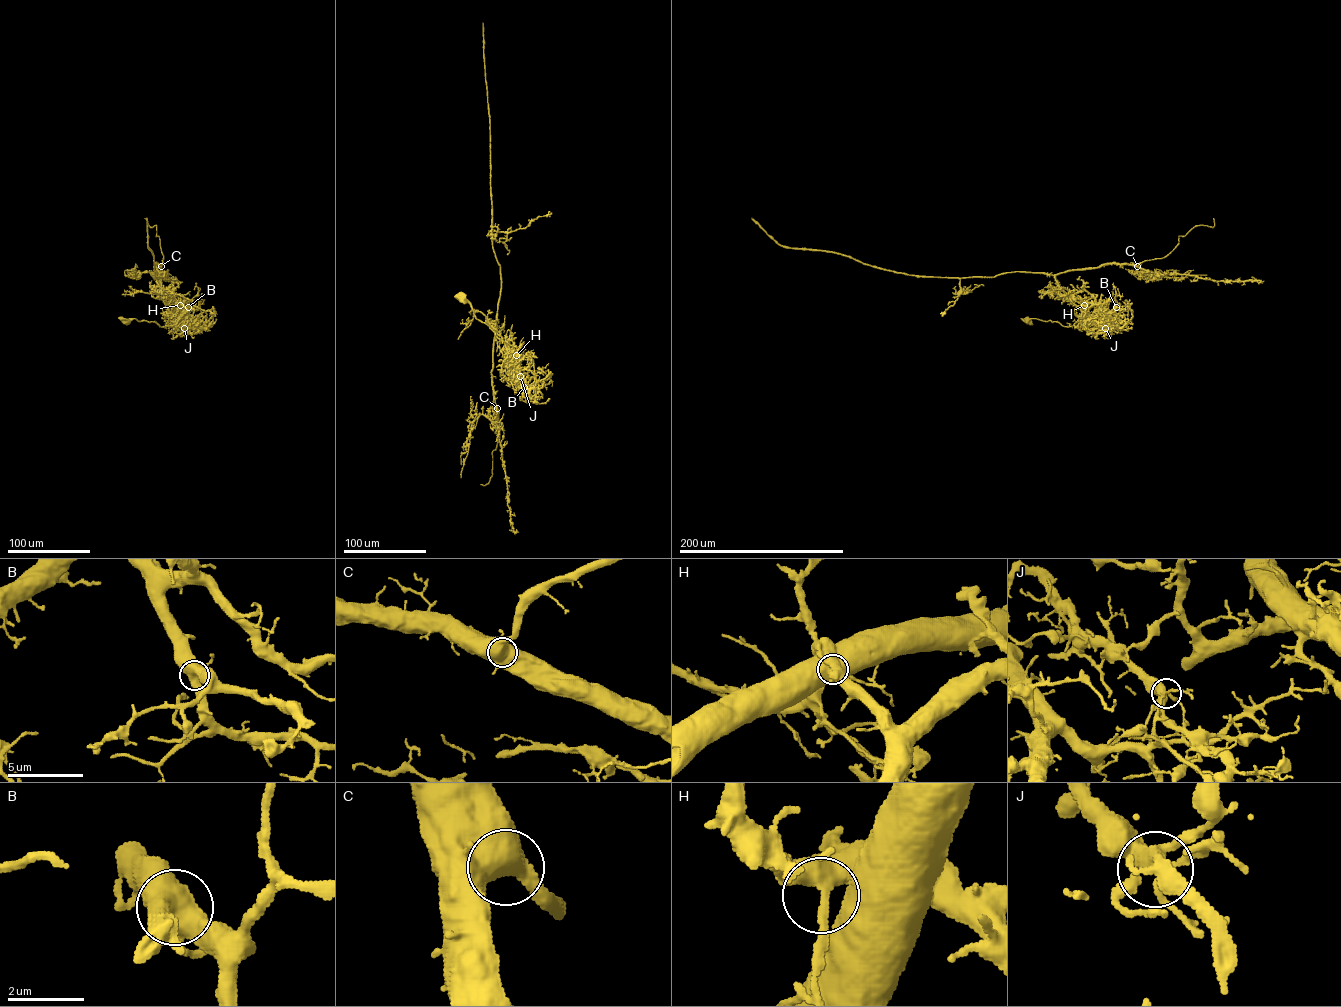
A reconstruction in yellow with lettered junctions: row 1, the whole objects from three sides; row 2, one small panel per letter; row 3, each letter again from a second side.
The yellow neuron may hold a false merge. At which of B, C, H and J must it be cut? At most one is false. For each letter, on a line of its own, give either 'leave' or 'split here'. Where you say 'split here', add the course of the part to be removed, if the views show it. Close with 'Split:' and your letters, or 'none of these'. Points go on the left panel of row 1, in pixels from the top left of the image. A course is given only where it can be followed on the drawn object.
B: leave
C: leave
H: leave
J: split here; course (184, 328), (161, 288), (160, 274), (165, 272), (163, 277), (155, 276), (147, 218)
Split: J

